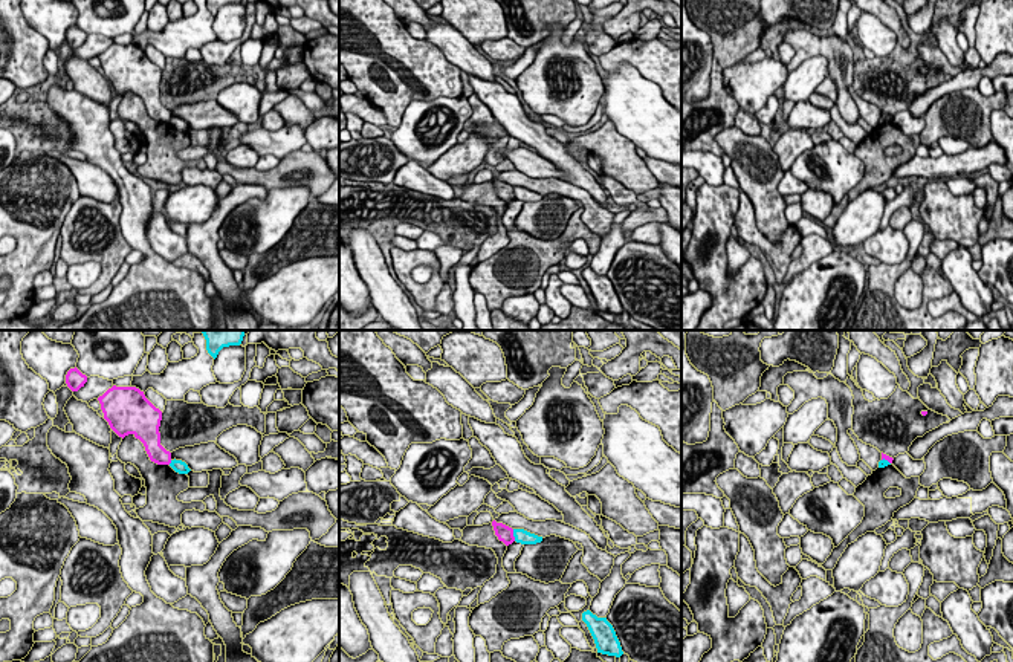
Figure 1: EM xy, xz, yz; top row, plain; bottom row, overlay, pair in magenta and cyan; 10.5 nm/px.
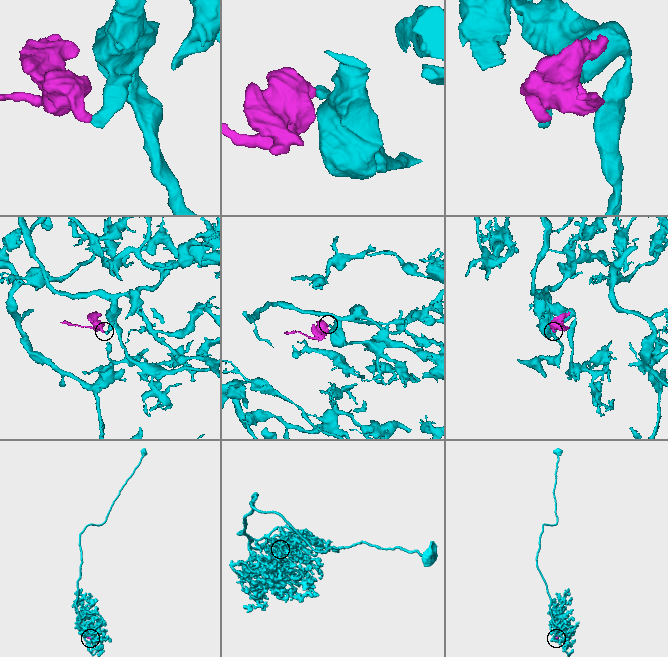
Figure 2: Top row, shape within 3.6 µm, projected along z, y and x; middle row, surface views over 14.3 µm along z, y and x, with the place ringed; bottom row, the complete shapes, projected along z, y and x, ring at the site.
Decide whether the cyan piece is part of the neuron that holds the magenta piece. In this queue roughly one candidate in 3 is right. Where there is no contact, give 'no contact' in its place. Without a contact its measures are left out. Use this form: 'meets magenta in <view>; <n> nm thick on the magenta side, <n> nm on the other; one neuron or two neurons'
meets magenta in xz; 170 nm thick on the magenta side, 140 nm on the other; two neurons

